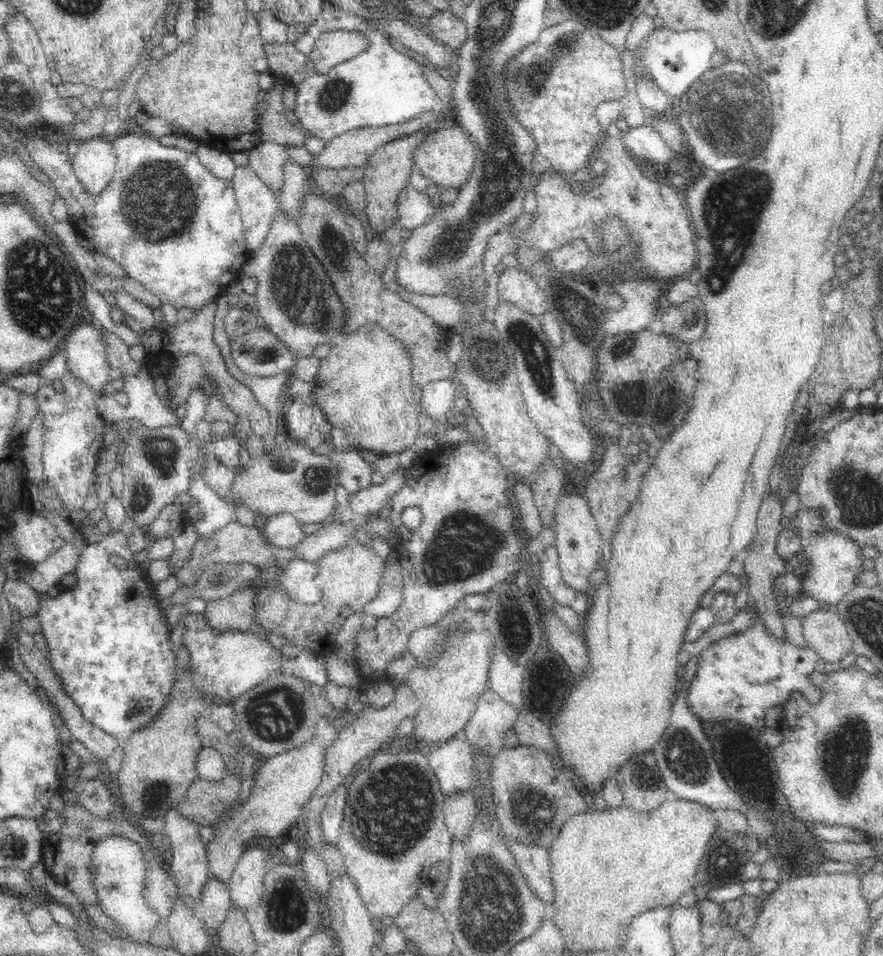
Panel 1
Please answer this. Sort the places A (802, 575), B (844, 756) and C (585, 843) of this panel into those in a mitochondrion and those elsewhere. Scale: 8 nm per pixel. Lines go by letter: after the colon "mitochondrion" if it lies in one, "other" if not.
A: other
B: mitochondrion
C: other

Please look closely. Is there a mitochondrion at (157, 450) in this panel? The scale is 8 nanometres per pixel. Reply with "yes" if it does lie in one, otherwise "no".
yes

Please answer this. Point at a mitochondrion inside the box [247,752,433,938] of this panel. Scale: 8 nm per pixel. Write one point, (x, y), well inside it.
(286, 911)

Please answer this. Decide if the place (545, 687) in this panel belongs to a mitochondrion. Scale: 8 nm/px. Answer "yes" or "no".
no

